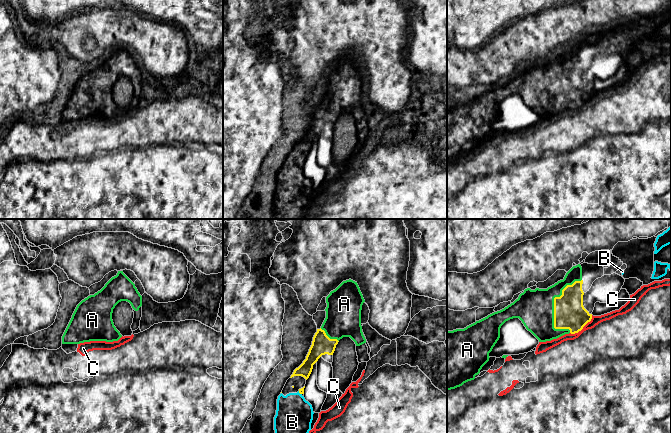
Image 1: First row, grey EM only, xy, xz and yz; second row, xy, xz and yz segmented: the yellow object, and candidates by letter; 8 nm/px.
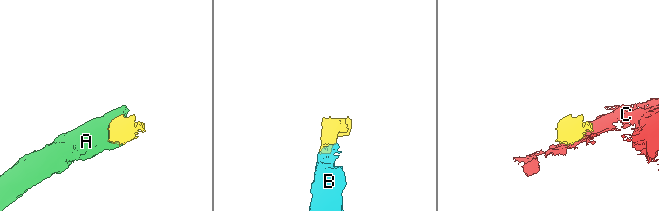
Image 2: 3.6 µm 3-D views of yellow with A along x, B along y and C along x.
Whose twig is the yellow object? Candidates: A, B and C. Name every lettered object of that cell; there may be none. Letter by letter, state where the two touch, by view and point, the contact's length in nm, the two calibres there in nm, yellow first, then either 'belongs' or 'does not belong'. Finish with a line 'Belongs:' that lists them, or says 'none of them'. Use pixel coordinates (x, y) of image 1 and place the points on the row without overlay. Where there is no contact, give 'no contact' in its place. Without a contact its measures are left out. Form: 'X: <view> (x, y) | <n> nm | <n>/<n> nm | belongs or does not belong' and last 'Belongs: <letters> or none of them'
A: yz (554, 75) | 460 nm | 260/300 nm | belongs
B: xz (300, 169) | 40 nm | 50/300 nm | belongs
C: yz (582, 104) | 240 nm | 260/70 nm | does not belong
Belongs: A, B

